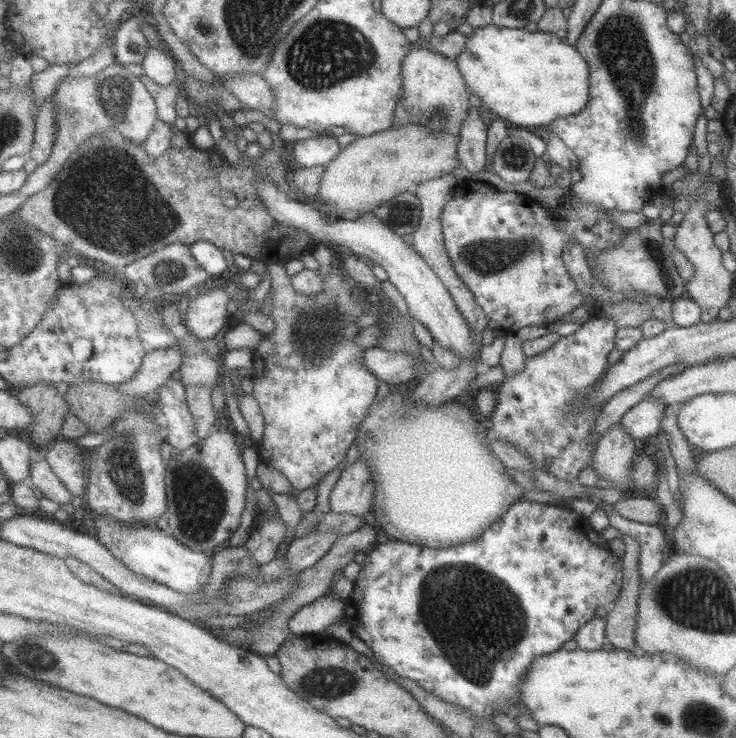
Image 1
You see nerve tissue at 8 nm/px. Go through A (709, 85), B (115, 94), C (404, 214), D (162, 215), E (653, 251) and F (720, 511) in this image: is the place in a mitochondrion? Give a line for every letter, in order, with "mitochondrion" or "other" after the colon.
A: other
B: mitochondrion
C: mitochondrion
D: mitochondrion
E: mitochondrion
F: other

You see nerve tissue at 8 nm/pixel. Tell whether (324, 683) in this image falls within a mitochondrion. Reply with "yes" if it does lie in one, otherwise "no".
yes

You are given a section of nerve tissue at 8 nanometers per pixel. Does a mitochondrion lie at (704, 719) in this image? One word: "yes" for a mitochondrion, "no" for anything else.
yes

